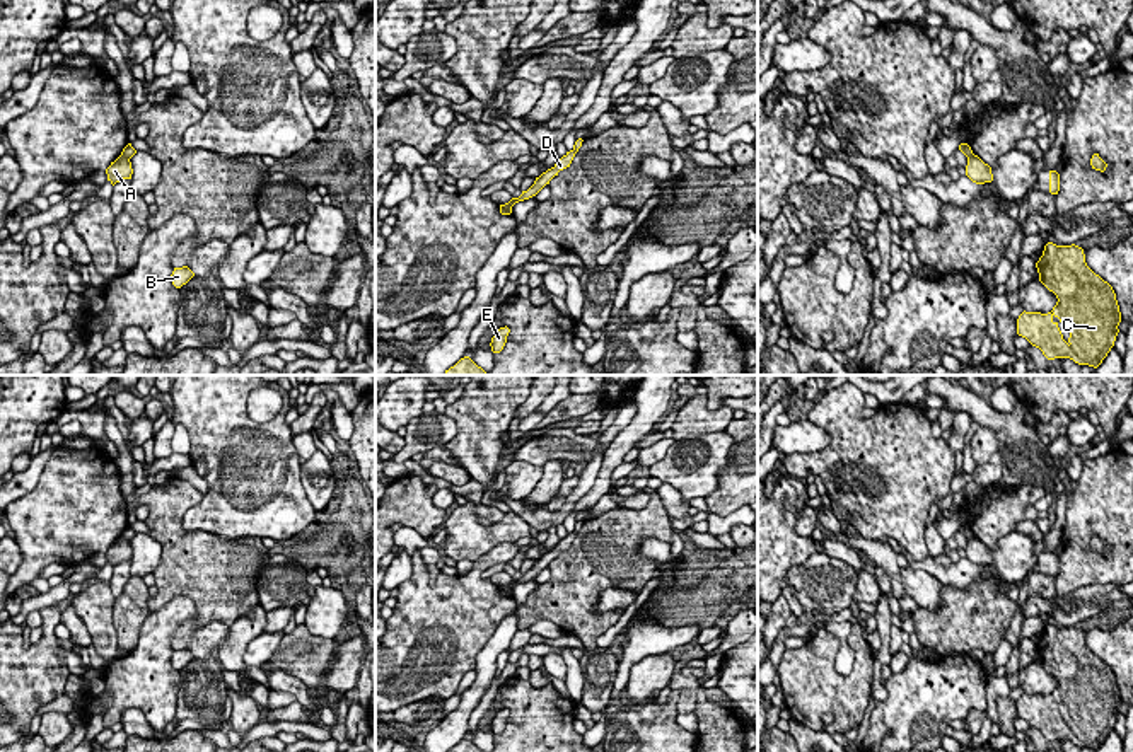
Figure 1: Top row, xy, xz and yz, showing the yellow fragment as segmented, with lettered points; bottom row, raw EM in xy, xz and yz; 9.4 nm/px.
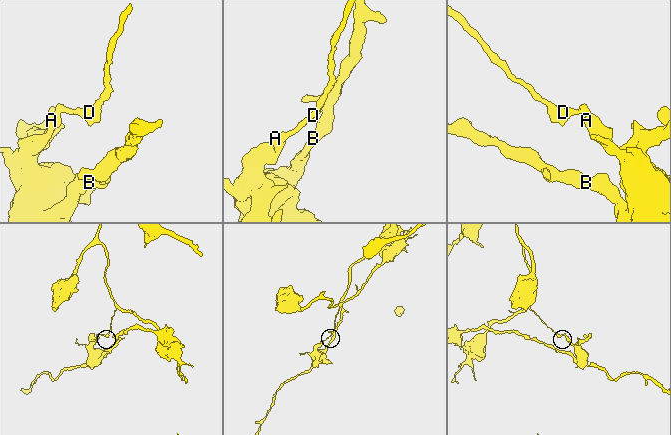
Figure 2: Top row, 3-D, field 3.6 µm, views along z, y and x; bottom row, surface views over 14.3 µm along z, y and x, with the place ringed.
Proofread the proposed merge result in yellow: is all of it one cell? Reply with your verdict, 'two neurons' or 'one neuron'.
two neurons

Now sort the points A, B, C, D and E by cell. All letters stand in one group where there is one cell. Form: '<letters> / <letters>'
A B C E / D

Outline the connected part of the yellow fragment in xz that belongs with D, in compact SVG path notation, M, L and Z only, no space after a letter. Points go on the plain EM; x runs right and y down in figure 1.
M578 520L570 534L566 534L551 551L548 551L539 559L536 559L534 566L527 573L522 573L522 576L519 580L512 580L507 587L514 588L519 583L524 583L524 581L529 581L529 580L536 578L546 566L549 566L549 563L555 558L558 558L560 552L570 549L575 535L582 529L582 524L584 522Z

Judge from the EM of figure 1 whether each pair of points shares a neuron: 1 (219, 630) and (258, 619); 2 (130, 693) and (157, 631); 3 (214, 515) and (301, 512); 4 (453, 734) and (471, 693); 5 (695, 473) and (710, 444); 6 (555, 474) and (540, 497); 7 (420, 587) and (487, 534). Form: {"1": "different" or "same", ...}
{"1": "different", "2": "same", "3": "same", "4": "same", "5": "same", "6": "same", "7": "different"}

